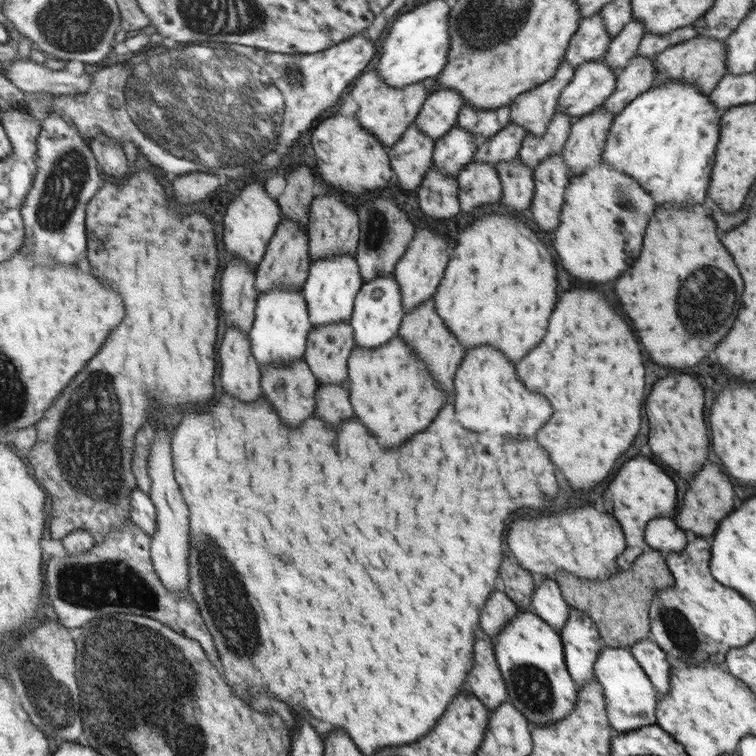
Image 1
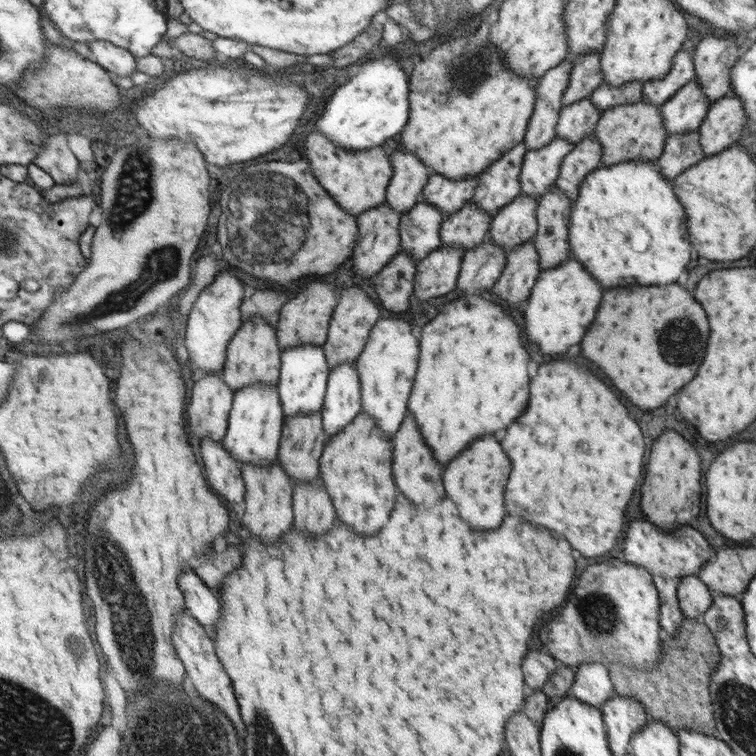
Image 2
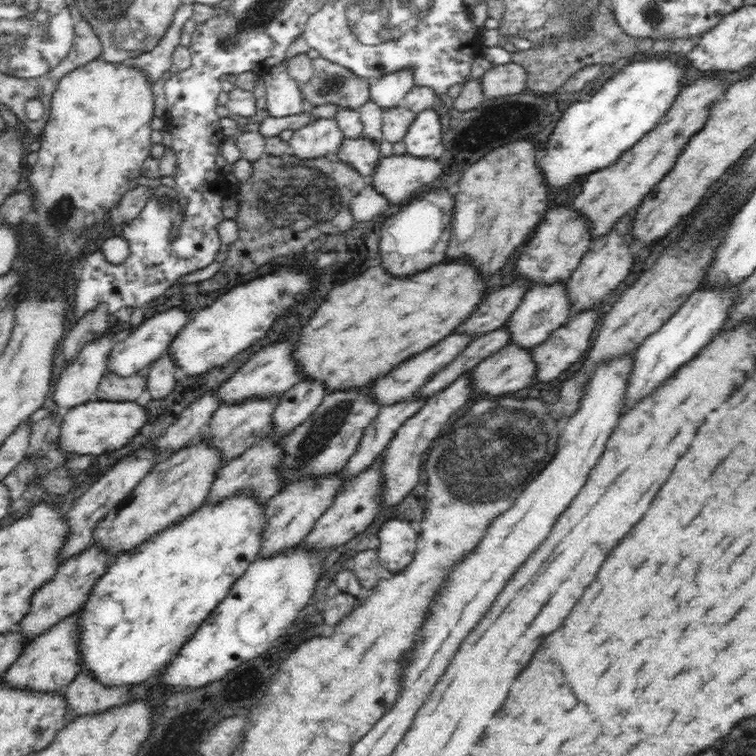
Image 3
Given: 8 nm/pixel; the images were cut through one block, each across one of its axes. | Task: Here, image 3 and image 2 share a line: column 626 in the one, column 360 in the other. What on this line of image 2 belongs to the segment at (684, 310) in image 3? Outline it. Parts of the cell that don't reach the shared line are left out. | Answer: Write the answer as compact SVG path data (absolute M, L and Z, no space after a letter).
M355 363L331 371L325 408L325 427L330 438L342 433L363 409L362 379Z

